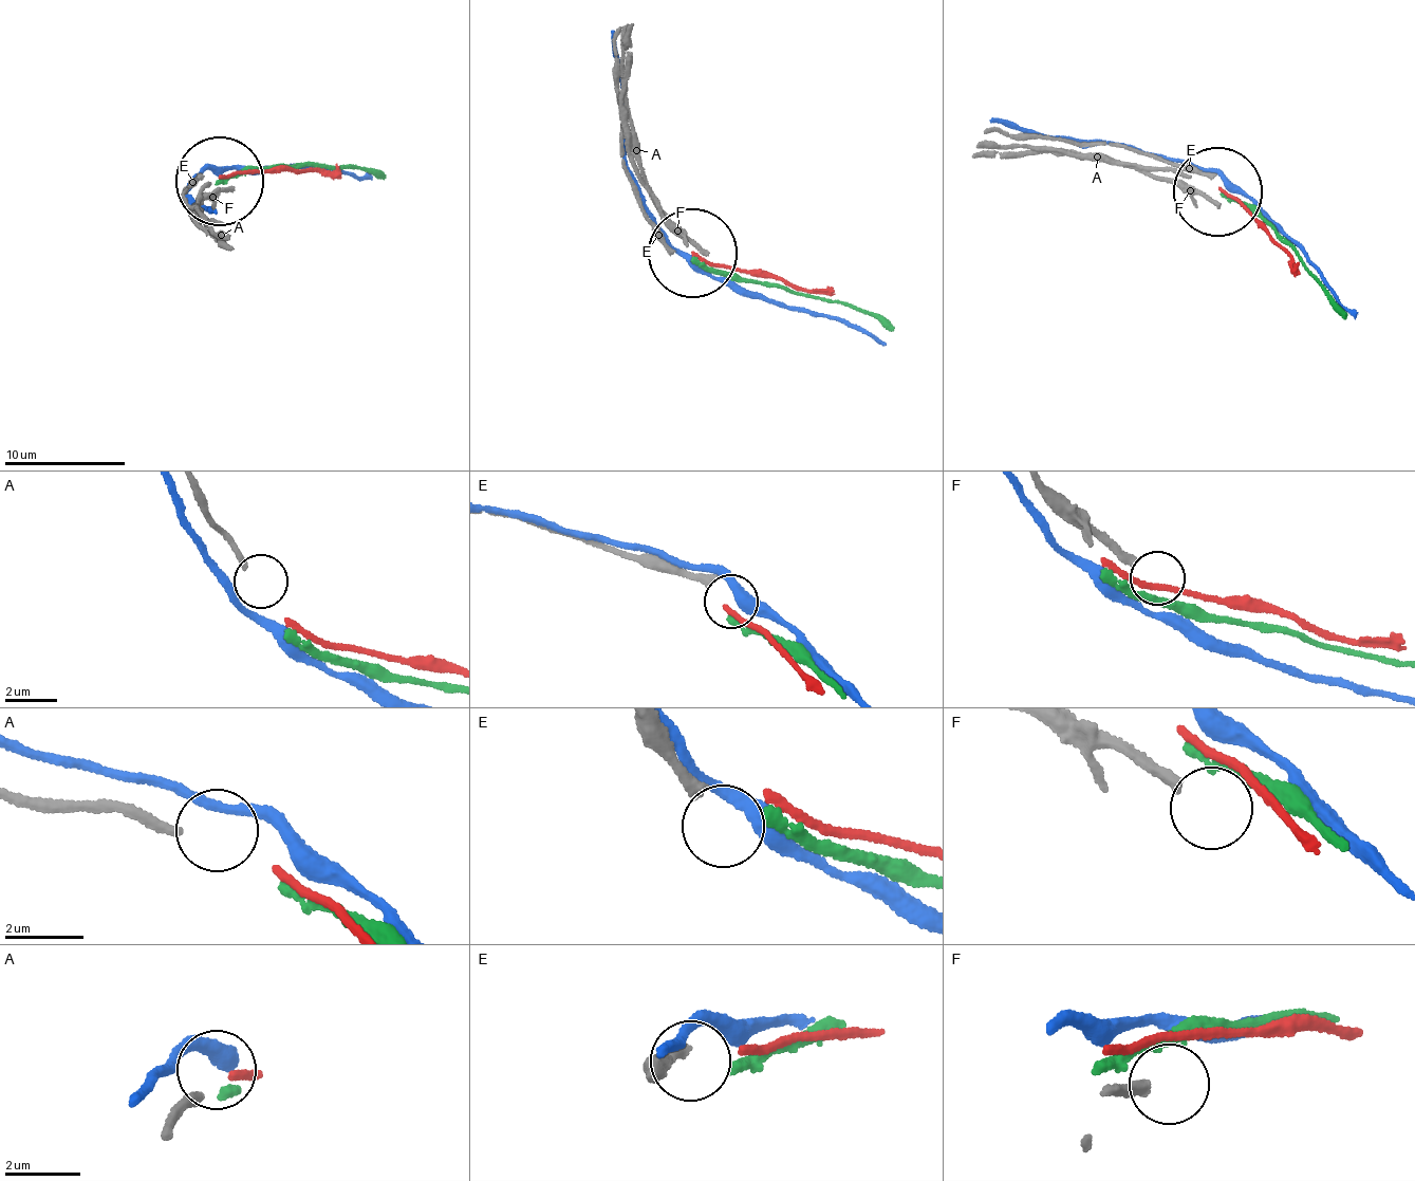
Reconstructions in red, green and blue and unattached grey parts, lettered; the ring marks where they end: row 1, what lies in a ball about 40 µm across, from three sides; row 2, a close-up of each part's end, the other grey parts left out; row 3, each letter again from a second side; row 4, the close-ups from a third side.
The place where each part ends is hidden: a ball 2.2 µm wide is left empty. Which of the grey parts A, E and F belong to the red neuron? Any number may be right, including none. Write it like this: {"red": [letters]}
{"red": []}

